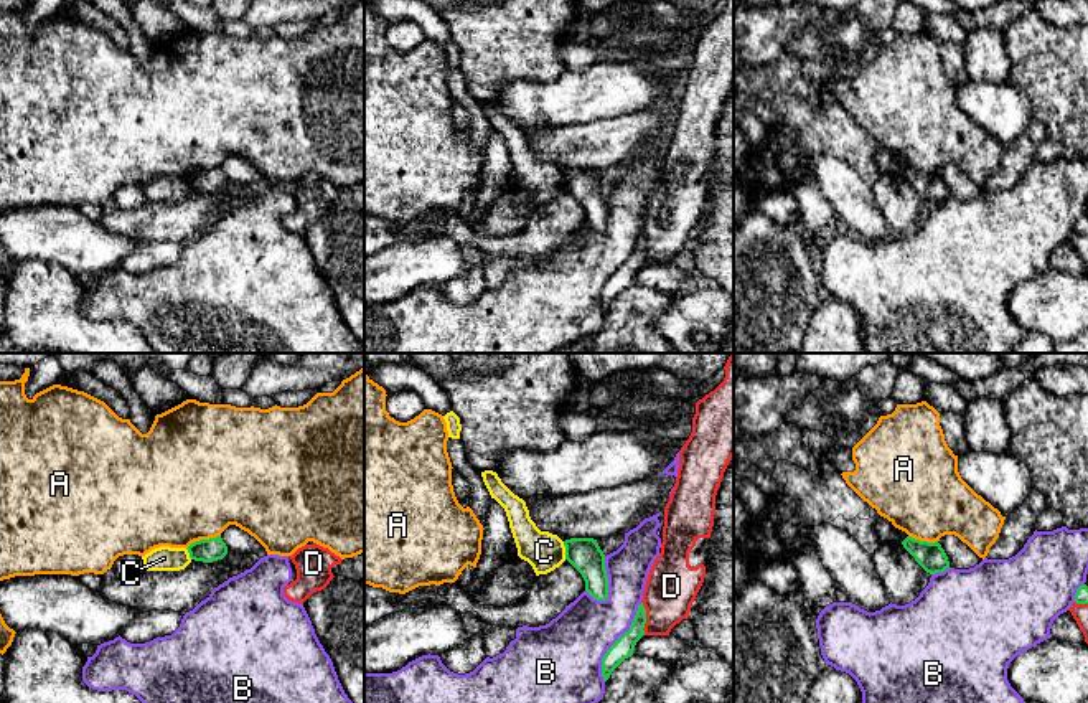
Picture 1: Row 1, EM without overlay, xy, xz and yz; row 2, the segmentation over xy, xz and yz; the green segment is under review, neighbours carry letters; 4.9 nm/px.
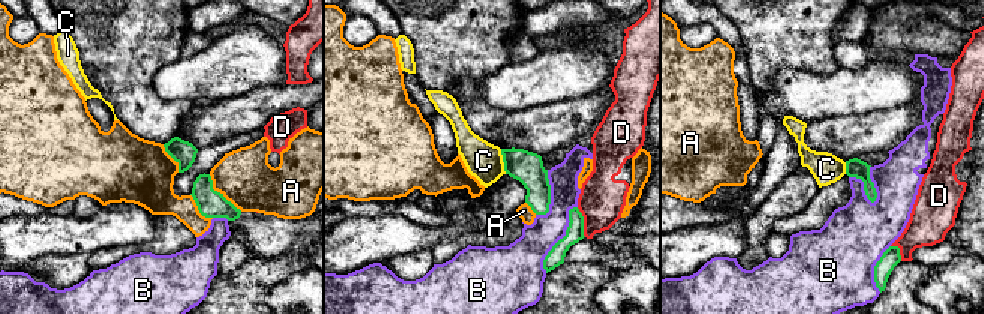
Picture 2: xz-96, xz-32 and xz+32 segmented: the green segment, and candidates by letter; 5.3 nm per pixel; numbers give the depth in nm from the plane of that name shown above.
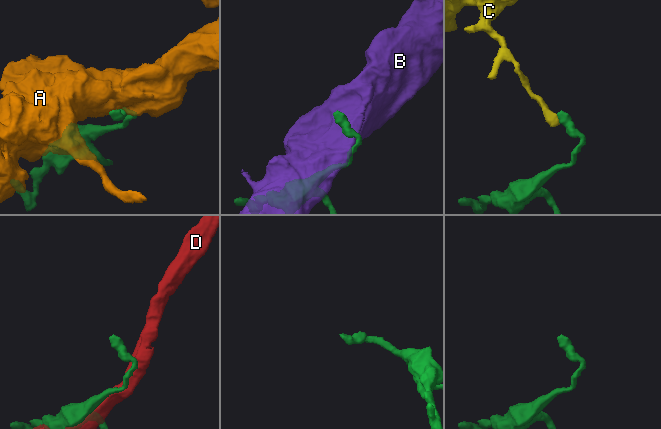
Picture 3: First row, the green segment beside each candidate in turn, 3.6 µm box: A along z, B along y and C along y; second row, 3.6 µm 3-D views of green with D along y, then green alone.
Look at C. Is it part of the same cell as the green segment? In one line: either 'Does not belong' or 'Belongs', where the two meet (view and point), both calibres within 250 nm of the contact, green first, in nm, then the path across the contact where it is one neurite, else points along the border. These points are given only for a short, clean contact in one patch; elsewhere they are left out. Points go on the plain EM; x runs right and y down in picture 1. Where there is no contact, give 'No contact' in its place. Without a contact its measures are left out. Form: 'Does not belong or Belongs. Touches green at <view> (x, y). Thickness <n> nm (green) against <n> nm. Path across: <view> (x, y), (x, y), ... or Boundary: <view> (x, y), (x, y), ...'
Does not belong. Touches green at xz (566, 180). Thickness 160 nm (green) against 190 nm. Boundary: xz (562, 172), (566, 188)

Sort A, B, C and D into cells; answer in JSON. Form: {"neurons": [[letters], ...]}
{"neurons": [["A"], ["B"], ["C"], ["D"]]}

